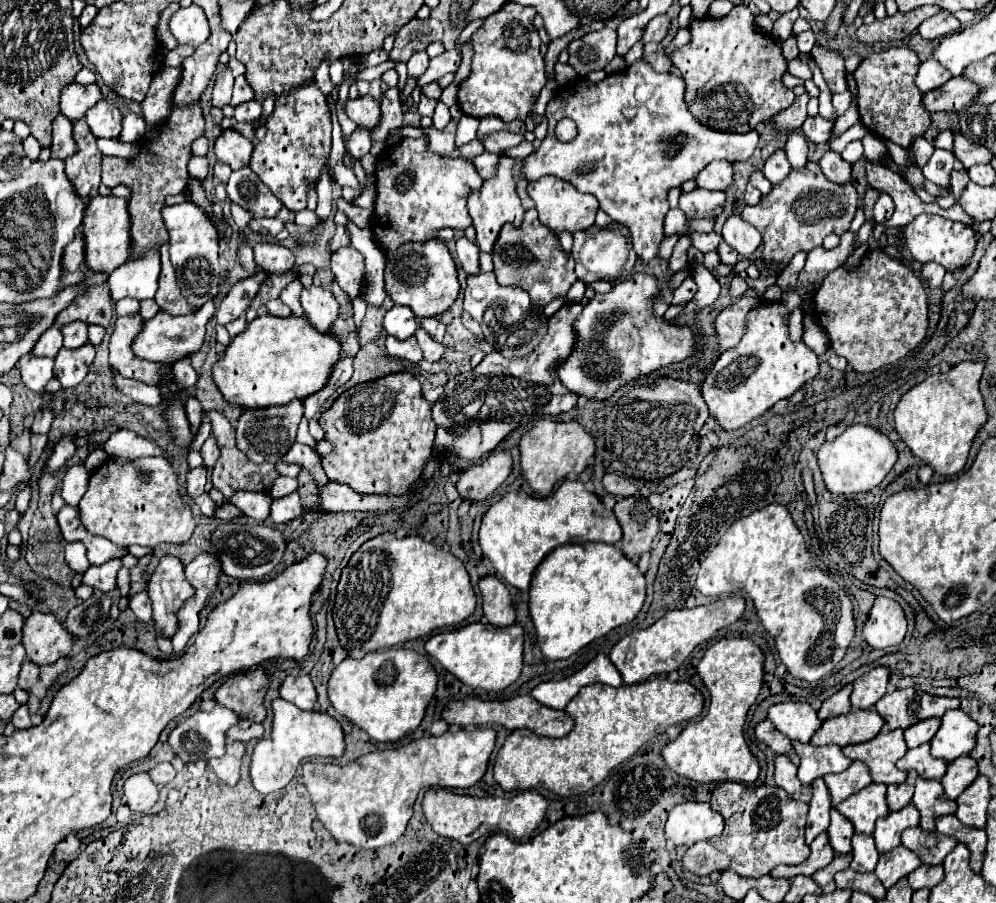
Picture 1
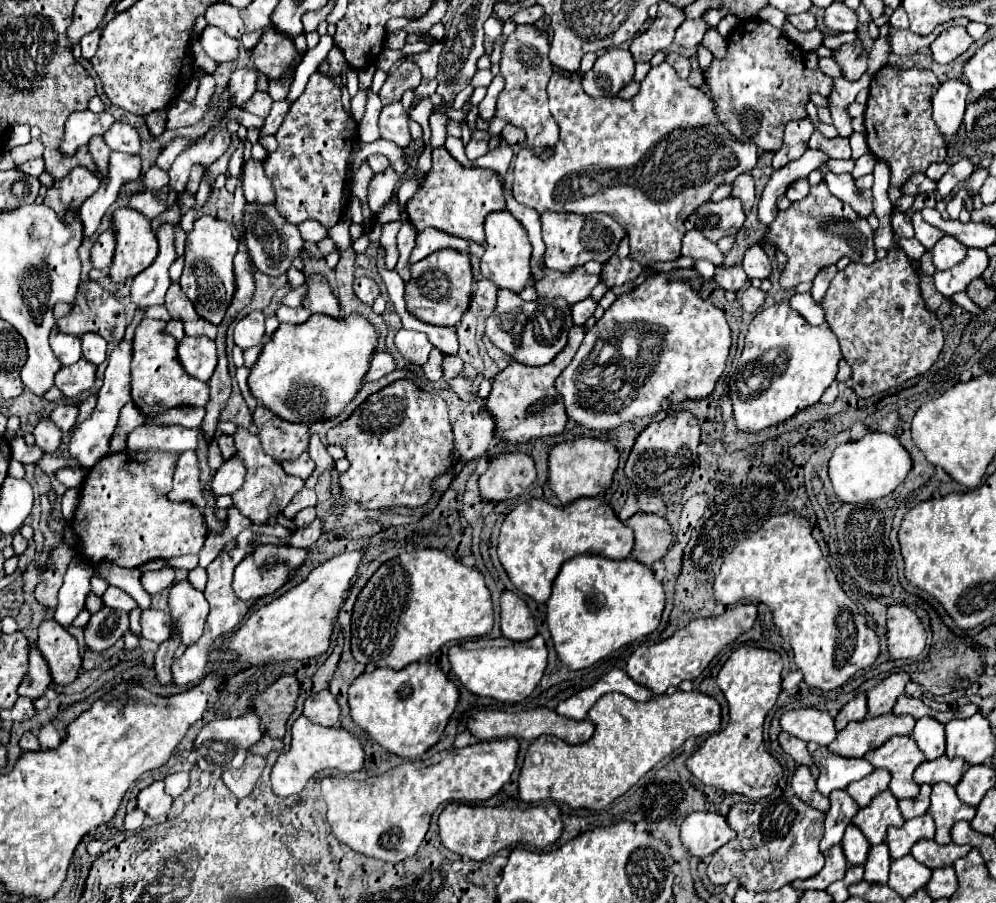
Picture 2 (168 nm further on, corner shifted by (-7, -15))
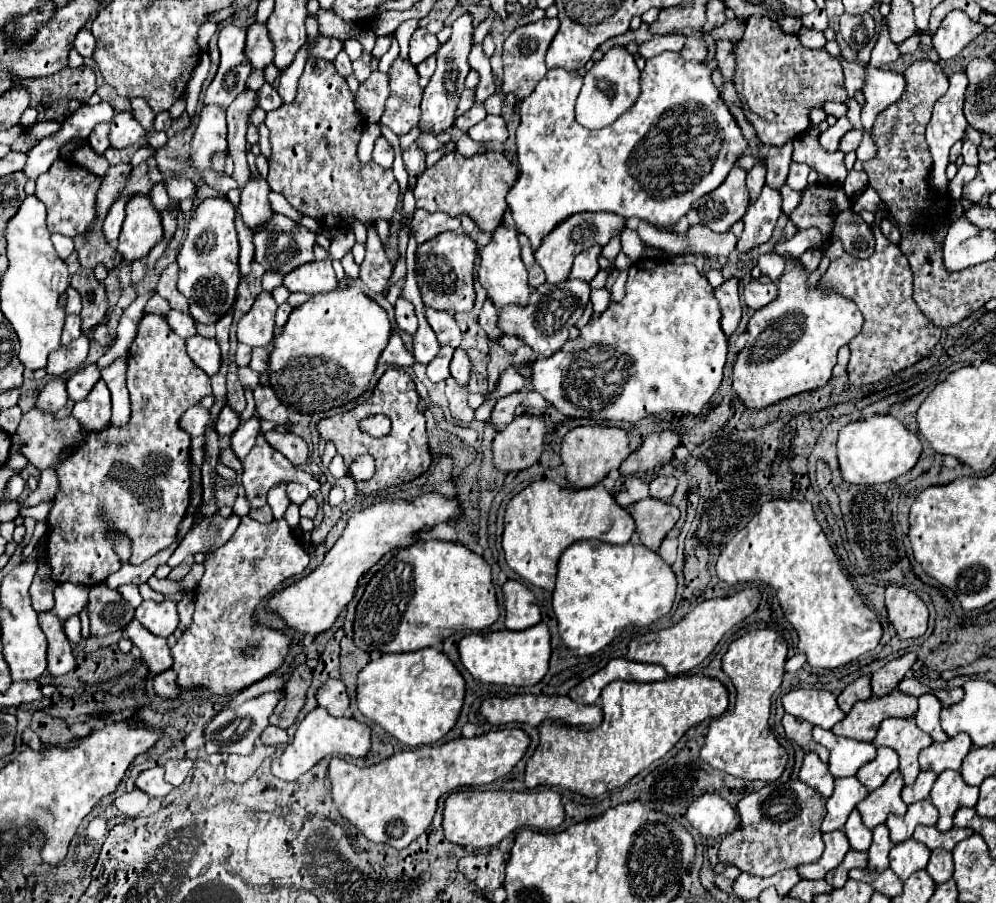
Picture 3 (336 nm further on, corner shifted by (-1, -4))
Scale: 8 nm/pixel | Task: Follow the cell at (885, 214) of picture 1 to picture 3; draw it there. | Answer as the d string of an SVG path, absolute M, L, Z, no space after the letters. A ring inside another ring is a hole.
M971 141L963 143L963 153L961 155L963 155L967 165L979 165L979 161L977 161L977 147Z

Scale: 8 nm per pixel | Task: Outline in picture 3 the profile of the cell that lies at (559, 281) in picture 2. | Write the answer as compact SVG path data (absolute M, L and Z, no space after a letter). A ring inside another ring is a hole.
M589 247L587 251L579 253L575 257L575 265L569 273L569 279L581 279L581 281L589 283L599 271L599 263L597 263L599 253L601 253L601 247Z

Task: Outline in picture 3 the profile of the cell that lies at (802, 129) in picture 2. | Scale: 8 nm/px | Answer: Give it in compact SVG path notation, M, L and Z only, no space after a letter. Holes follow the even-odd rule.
M787 141L781 147L767 147L765 155L765 169L767 169L767 183L775 189L781 189L781 185L787 179L789 165L791 165L791 153L793 153L793 141Z

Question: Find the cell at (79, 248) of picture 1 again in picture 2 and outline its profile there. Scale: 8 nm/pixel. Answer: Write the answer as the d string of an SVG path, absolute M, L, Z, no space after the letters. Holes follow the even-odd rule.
M107 228L99 240L95 242L93 250L91 250L91 262L93 262L93 268L109 268L111 266L111 260L113 260L113 254L115 254L115 230L113 228Z

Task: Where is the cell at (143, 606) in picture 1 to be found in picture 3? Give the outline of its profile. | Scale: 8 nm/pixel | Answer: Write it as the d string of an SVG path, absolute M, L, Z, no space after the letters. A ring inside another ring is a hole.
M143 601L135 609L135 619L145 625L153 635L159 637L169 637L177 625L179 625L179 615L177 615L177 605L173 601Z

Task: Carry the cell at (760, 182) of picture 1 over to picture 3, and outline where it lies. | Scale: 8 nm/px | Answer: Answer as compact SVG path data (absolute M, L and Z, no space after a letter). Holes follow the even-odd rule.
M789 185L781 187L783 195L783 213L789 213L789 209L795 209L799 203L799 191L793 191Z

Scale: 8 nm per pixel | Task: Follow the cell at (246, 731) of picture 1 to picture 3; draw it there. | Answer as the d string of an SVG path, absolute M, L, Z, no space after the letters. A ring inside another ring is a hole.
M269 725L269 727L263 731L263 735L261 735L261 743L265 743L265 745L287 743L287 733L285 733L283 729L279 729L279 727Z

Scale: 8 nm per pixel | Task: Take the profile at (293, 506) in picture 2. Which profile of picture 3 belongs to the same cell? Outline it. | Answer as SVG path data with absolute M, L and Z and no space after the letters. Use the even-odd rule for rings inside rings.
M289 483L287 485L287 497L291 503L297 503L301 505L307 497L309 497L309 491L305 485L299 485L299 483Z

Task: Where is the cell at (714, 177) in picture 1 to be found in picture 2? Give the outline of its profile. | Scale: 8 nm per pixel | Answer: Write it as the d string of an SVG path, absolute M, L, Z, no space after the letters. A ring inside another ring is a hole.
M745 172L743 176L737 176L737 180L733 182L733 196L743 202L745 212L749 212L753 208L753 202L755 202L755 182L753 182L753 176L749 172Z

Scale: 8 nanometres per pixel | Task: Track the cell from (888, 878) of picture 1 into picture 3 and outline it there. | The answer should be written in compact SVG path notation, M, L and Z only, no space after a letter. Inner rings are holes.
M915 839L897 843L897 845L893 845L893 849L889 853L889 861L891 861L889 867L901 881L905 881L905 879L909 879L911 873L927 867L929 853L931 851Z

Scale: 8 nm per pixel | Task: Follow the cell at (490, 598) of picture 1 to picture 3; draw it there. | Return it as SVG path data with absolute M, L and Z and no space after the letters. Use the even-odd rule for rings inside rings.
M507 581L503 585L503 601L507 629L523 631L541 621L541 611L535 603L535 595L519 581Z

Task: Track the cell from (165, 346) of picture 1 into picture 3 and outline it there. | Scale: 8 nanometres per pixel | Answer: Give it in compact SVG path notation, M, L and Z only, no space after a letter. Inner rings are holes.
M193 335L187 339L187 353L197 367L201 367L207 375L215 375L221 365L221 351L215 339L205 339L201 335Z

